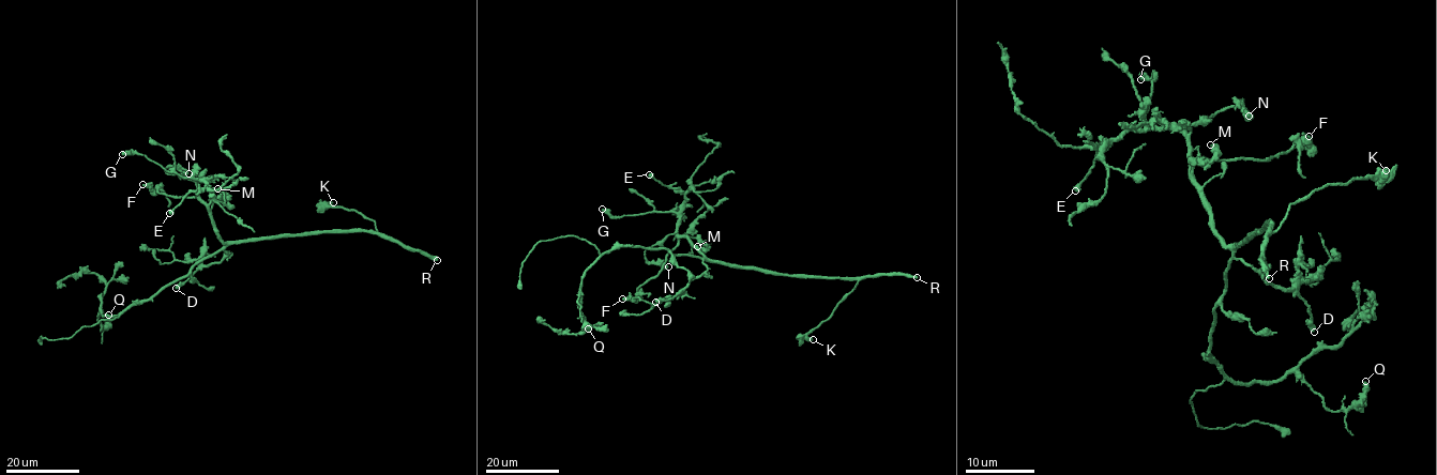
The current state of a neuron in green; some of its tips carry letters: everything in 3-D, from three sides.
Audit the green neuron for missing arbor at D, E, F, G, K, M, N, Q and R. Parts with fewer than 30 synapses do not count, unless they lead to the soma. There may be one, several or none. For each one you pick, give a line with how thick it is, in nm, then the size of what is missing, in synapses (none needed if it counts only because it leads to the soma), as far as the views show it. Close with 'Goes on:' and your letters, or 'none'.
R: Thickness 500 nm. Roughly 950 synapses
Goes on: R

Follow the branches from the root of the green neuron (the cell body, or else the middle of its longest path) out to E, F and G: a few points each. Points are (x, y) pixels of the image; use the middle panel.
E: (694, 256), (704, 258), (686, 238), (677, 233), (680, 207), (685, 196), (649, 174)
F: (694, 256), (704, 258), (686, 238), (681, 238), (668, 254), (662, 270), (637, 289), (637, 297), (622, 299)
G: (694, 256), (704, 258), (686, 238), (677, 233), (679, 216), (675, 213), (610, 216), (602, 209)

